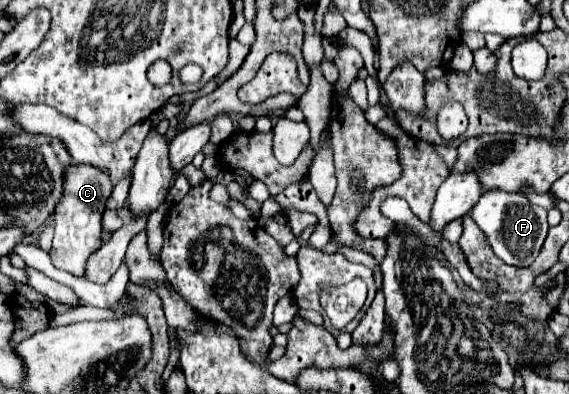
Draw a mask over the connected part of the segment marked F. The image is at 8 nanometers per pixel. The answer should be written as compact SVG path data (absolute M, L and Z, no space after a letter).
M489 191L483 193L477 201L475 209L469 213L473 221L479 225L479 229L485 233L491 249L495 255L513 267L527 267L531 265L539 249L547 237L547 209L529 203L529 199L523 193L505 193L505 191Z

